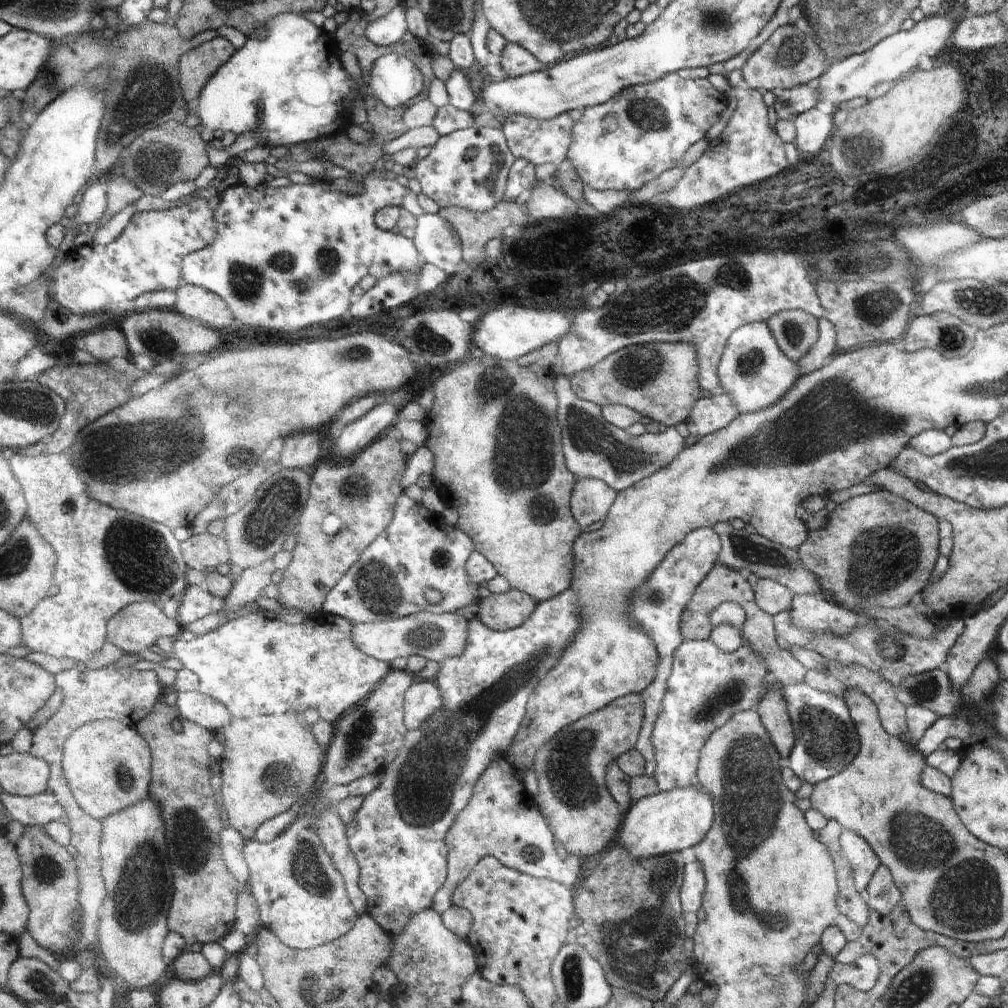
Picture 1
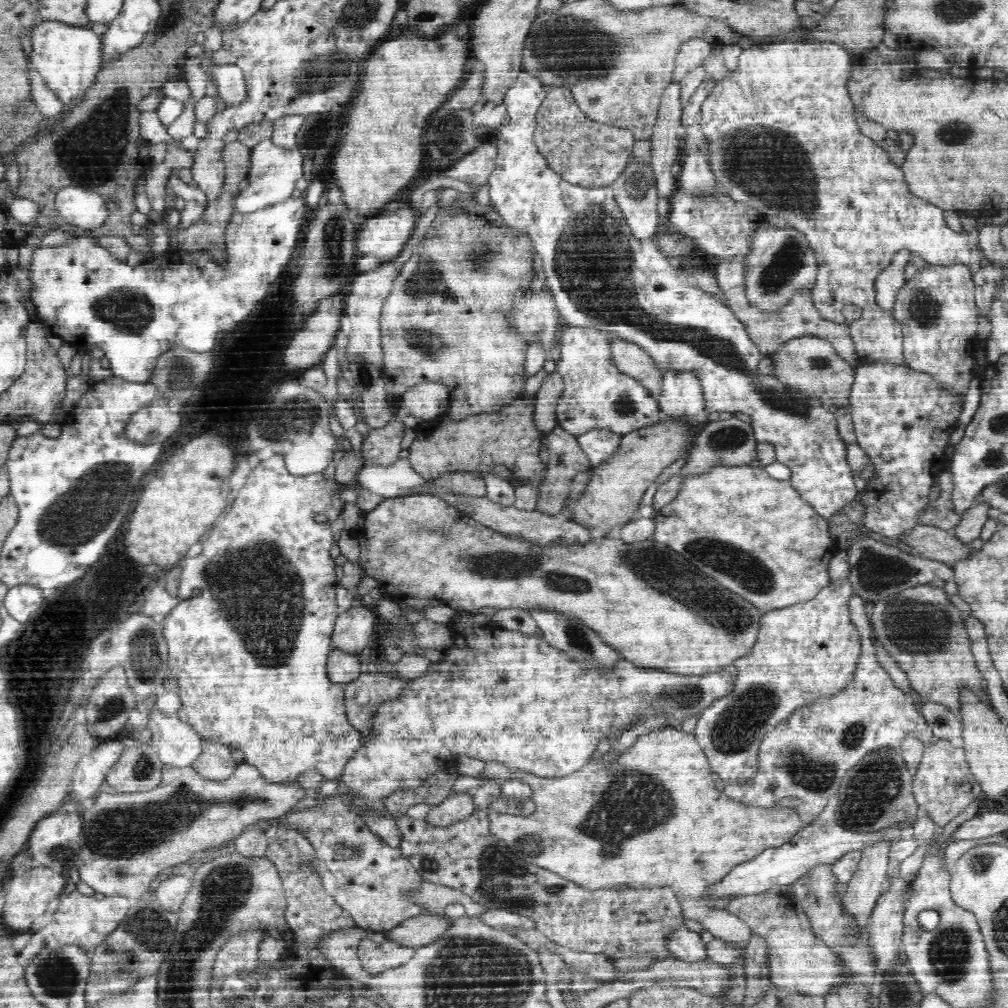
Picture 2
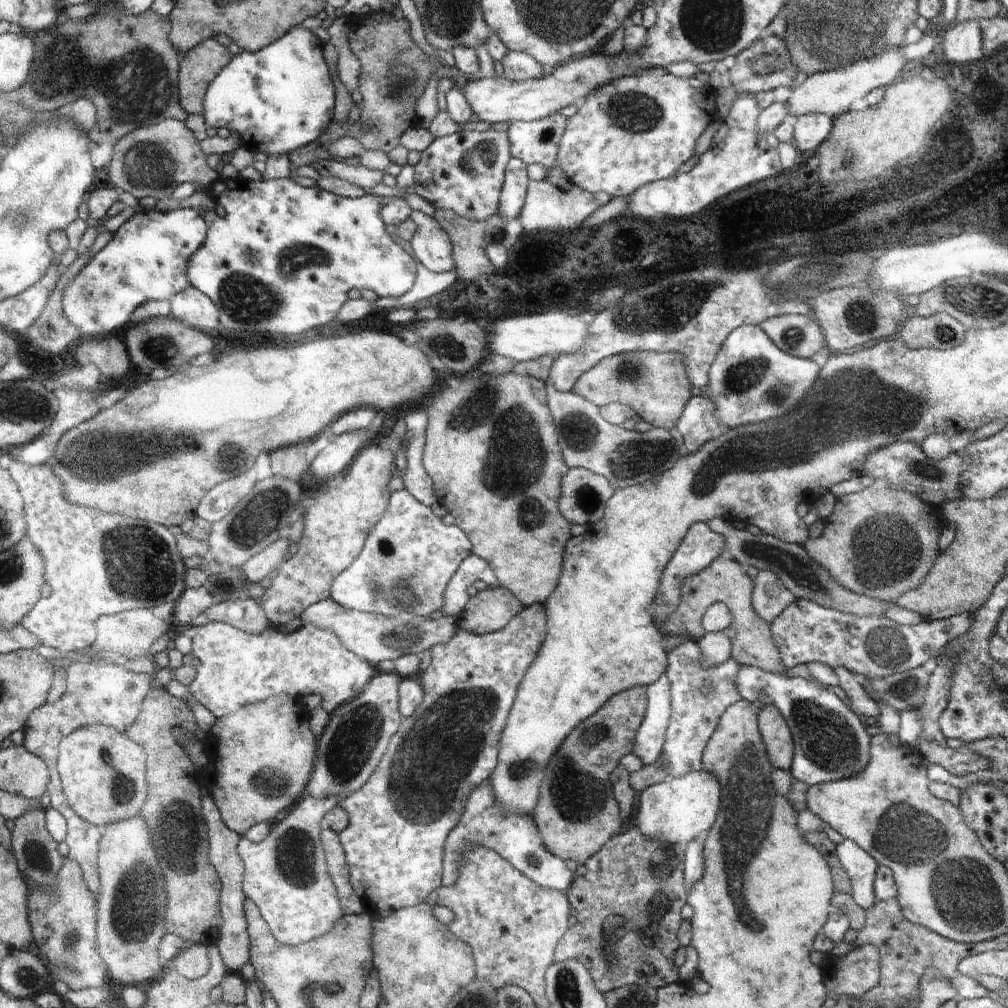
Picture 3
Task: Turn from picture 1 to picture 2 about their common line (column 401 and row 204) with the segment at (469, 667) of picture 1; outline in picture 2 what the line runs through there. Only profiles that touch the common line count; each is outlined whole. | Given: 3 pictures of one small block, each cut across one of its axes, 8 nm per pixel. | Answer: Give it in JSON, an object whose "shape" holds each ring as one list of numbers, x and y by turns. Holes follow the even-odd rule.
{"shape":[[812,41,812,42,779,42,770,43,769,45,754,45,744,47,741,50,738,66,731,72,729,77,724,77,716,82,712,92,708,98,702,103,700,108,701,120,698,122,698,127,702,129,705,141,708,141,708,148,705,149,706,157,708,157,708,165,714,173,716,182,728,182,728,186,732,186,732,190,728,192,730,197,740,202,752,202,752,206,756,206,756,210,760,210,766,216,784,217,788,227,794,227,805,234,809,241,810,248,815,252,817,258,818,272,815,285,811,290,812,302,816,309,820,311,820,315,824,319,838,323,845,323,842,308,846,304,853,304,861,308,861,316,859,319,848,324,849,334,855,345,856,355,860,358,860,365,864,363,888,362,904,366,904,340,902,340,901,326,893,317,893,313,884,312,875,301,875,280,878,273,884,270,894,258,894,255,902,249,906,249,911,253,925,260,925,263,934,265,950,266,952,264,964,264,970,267,973,274,976,274,982,267,984,259,982,251,978,251,979,231,984,225,990,224,990,217,983,216,977,218,977,225,971,231,955,232,946,225,944,220,944,211,939,206,932,204,912,194,908,188,903,170,890,161,888,153,876,145,874,140,867,138,861,134,858,128,855,117,853,116,852,99,848,93,848,78,852,74,851,58,854,54,849,50,844,49,838,43]]}

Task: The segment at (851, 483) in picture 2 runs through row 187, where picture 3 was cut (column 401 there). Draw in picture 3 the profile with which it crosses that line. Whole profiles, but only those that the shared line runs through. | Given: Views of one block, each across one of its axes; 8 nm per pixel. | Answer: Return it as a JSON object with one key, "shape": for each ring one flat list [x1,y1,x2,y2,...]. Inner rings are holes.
{"shape":[[406,489,393,492,389,510,382,516,382,524,374,528,374,536,370,536,370,544,366,544,366,552,354,559,354,568,346,568,338,580,332,582,330,597,338,604,362,612,396,616,402,611,410,611,420,616,428,617,430,614,438,614,444,603,444,590,450,578,456,574,458,566,464,558,472,554,472,541,456,525,444,526,440,518,432,514,432,510,424,504,420,504],[406,588,412,592,412,598,408,604,404,604,402,596,398,600,392,598,392,590]]}

